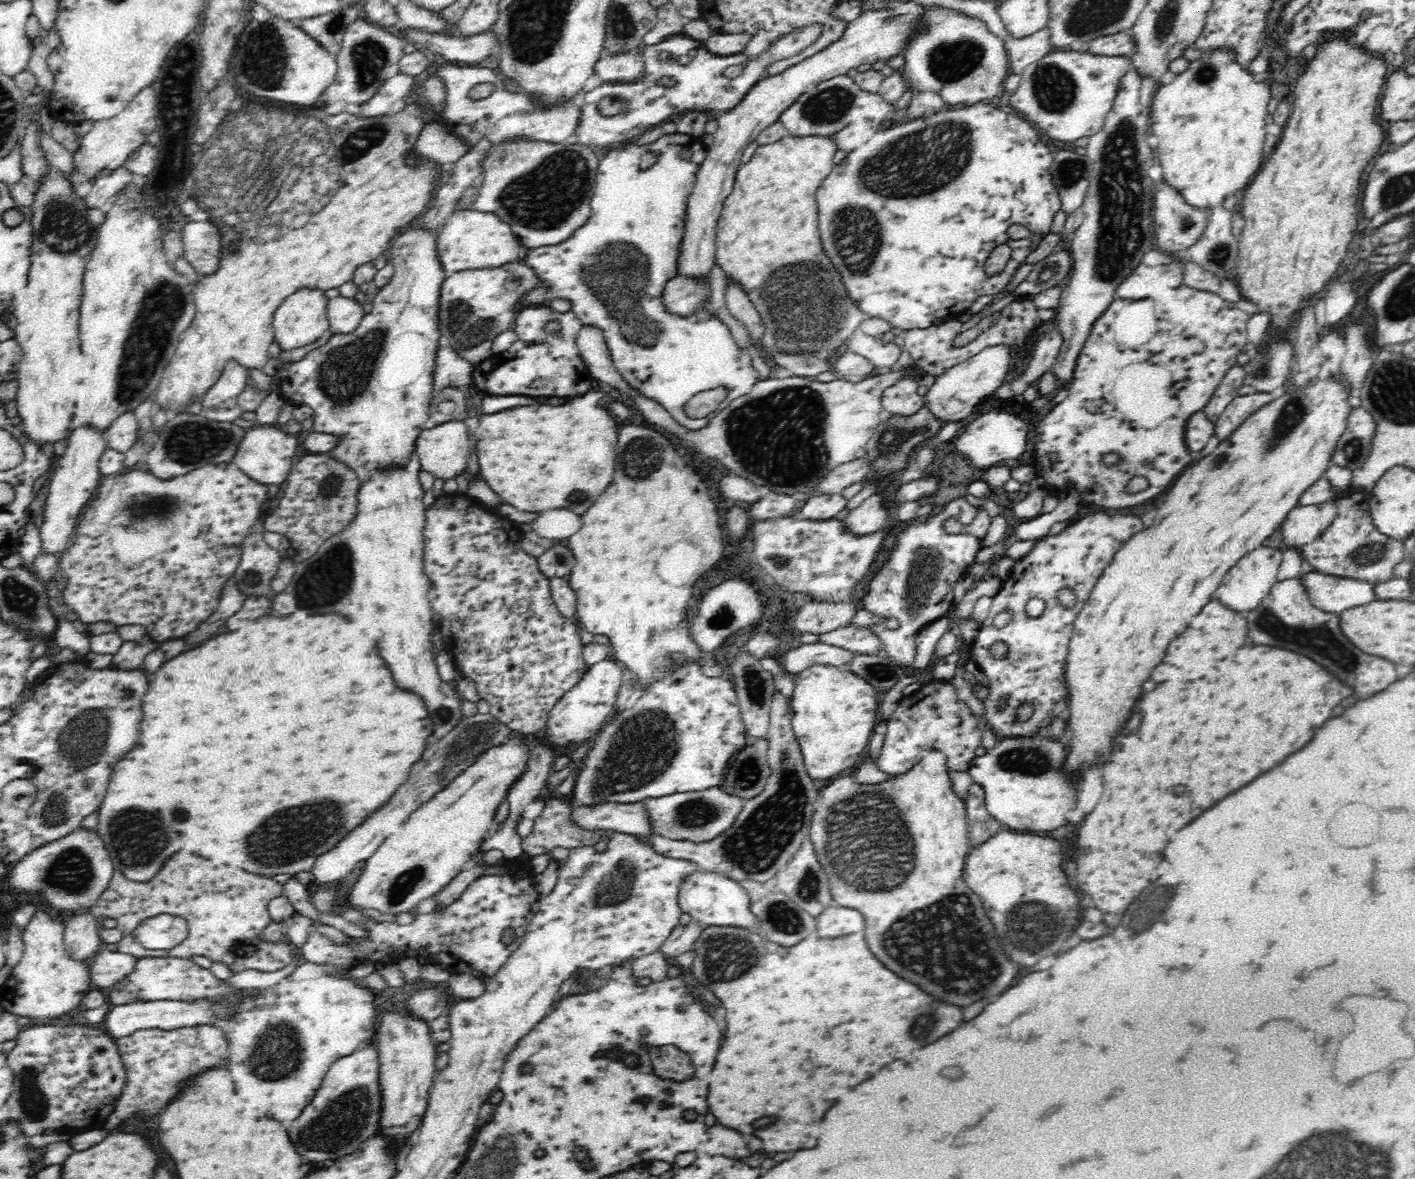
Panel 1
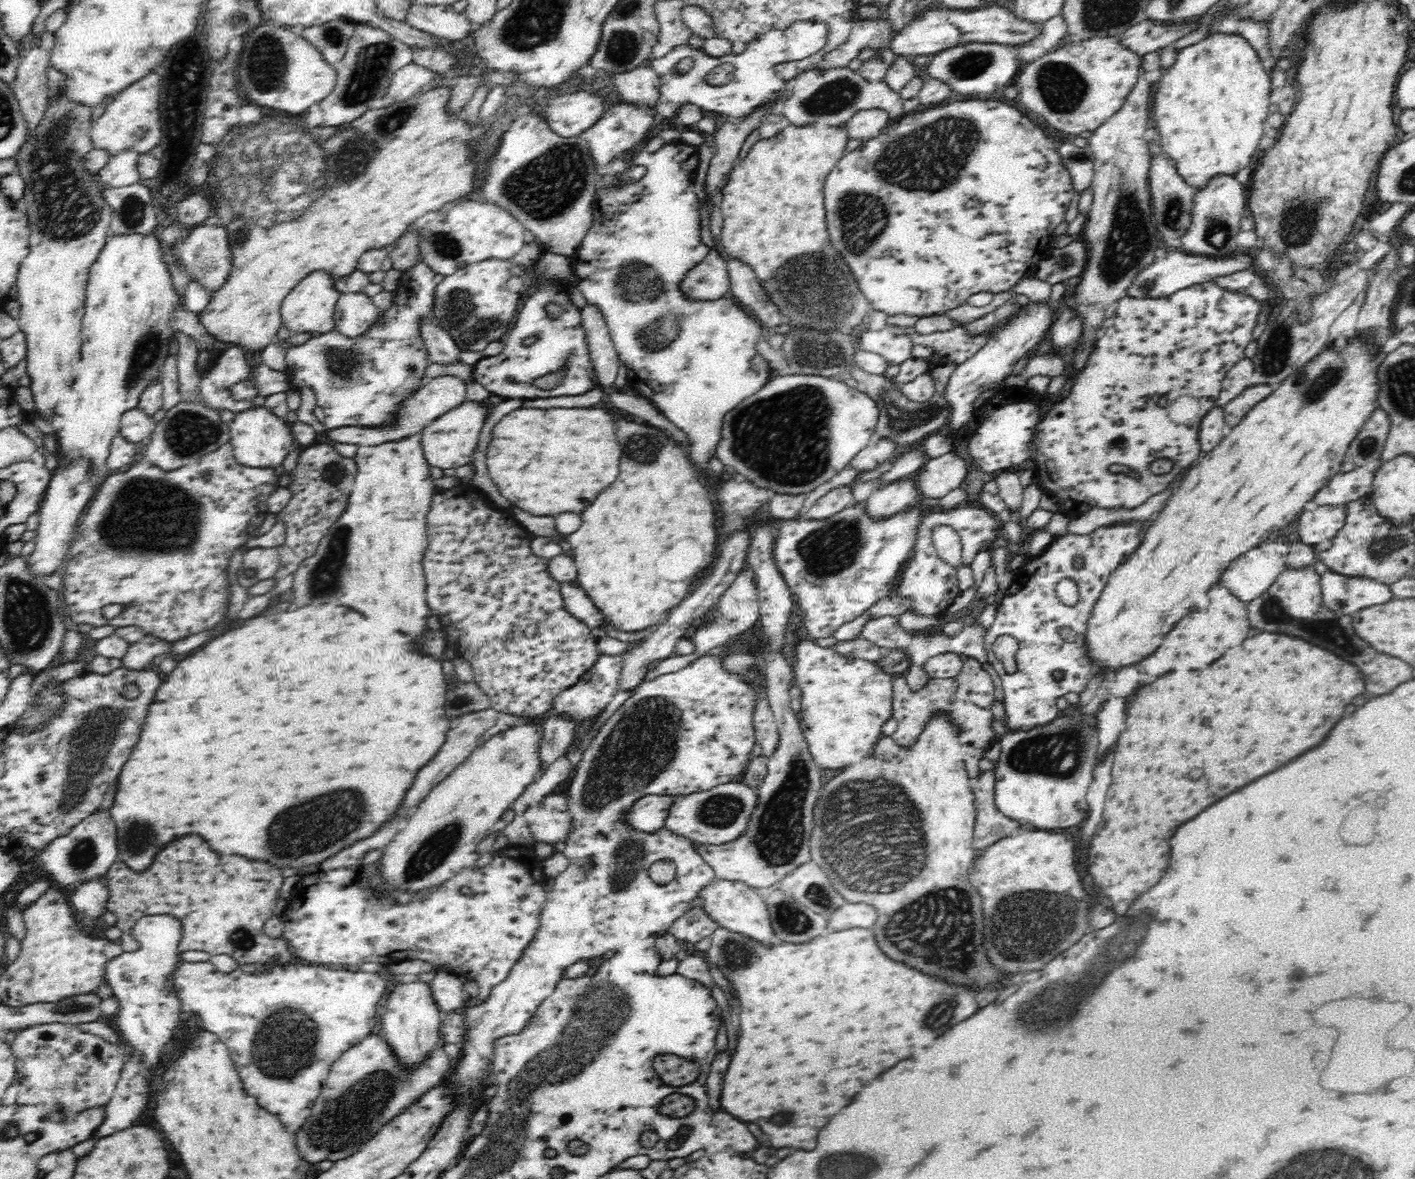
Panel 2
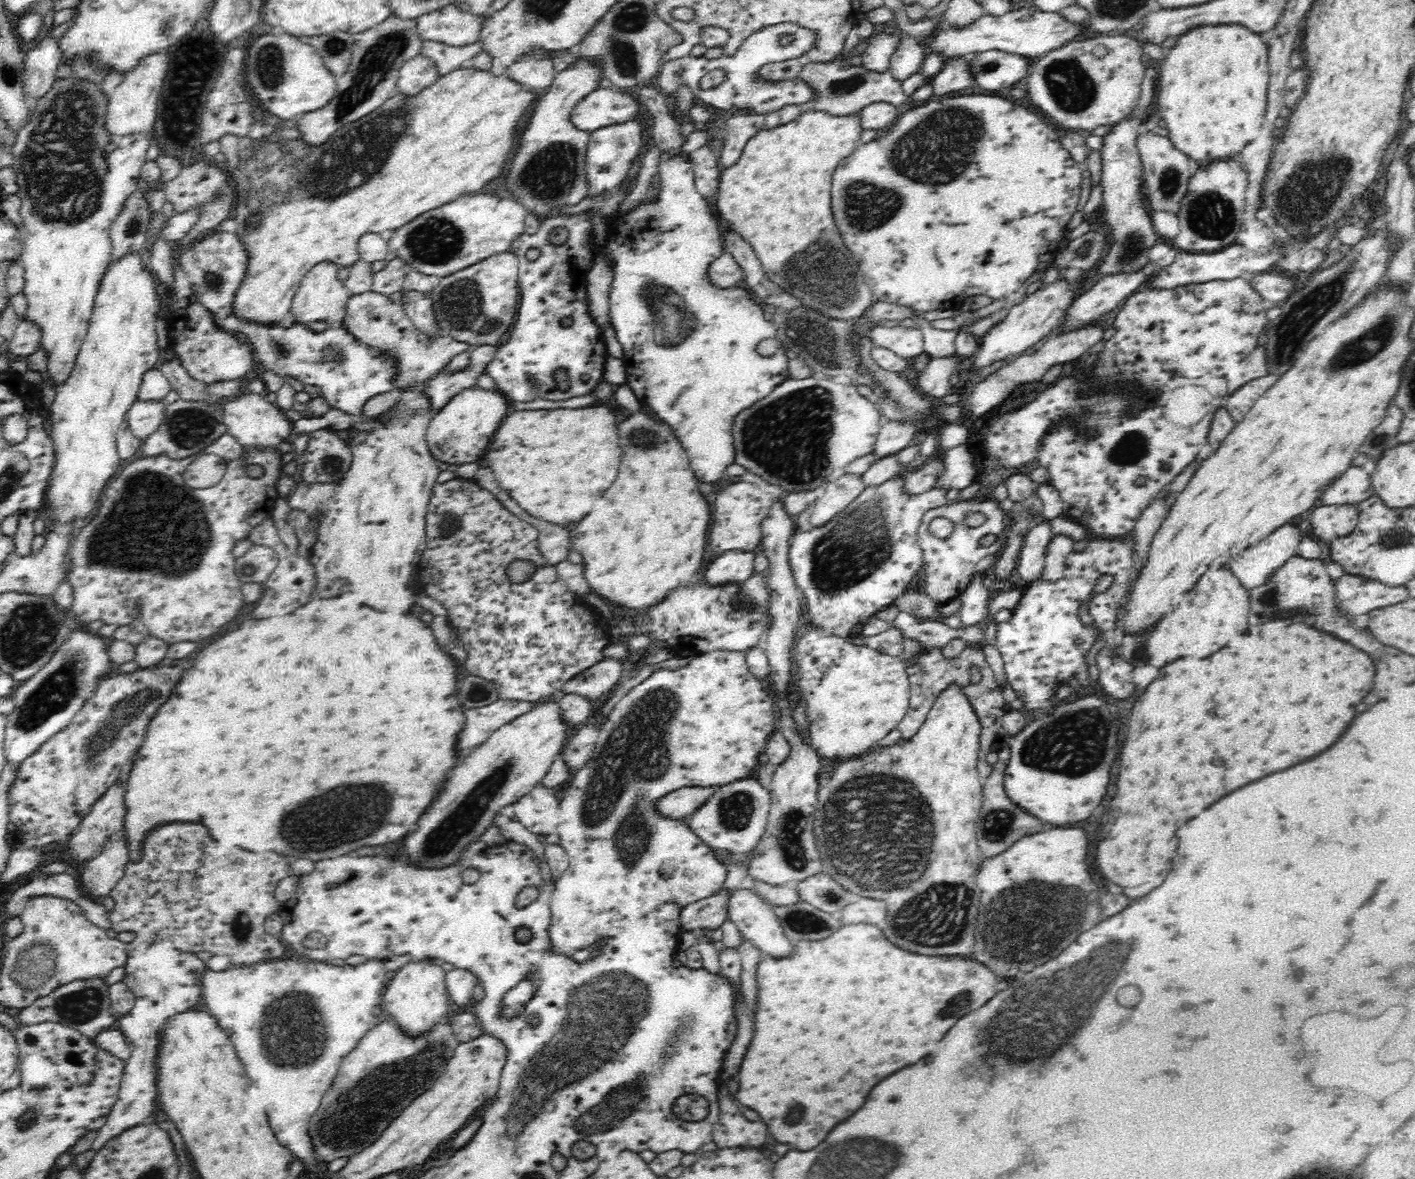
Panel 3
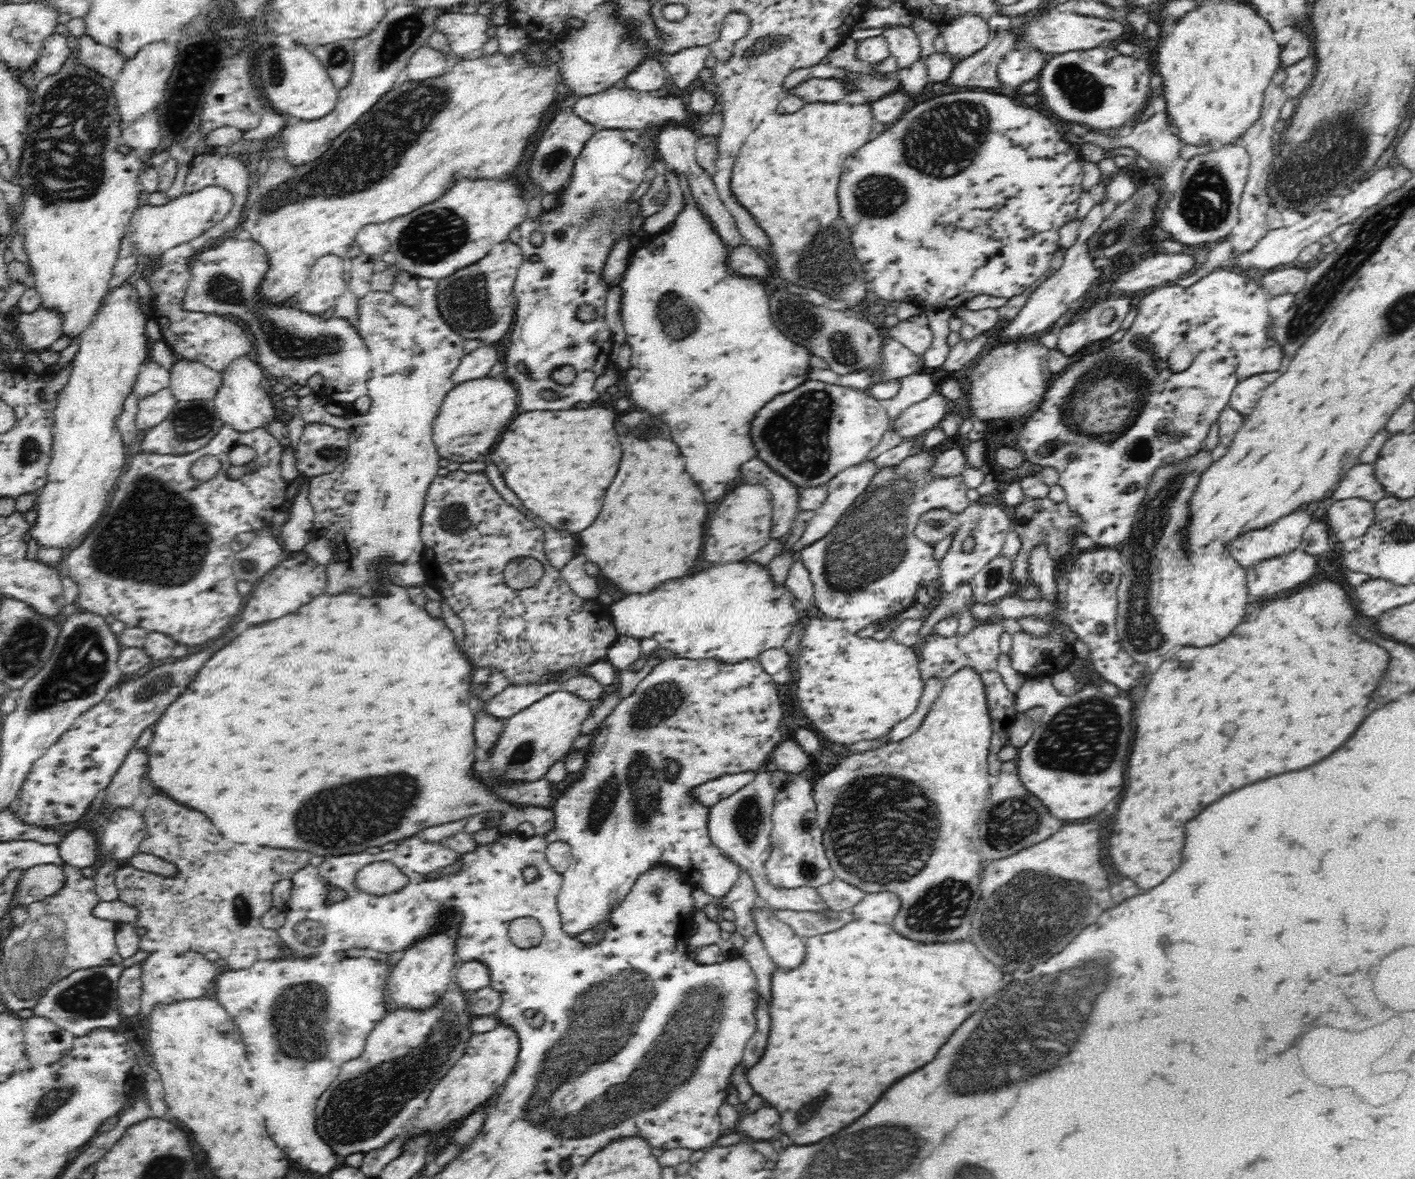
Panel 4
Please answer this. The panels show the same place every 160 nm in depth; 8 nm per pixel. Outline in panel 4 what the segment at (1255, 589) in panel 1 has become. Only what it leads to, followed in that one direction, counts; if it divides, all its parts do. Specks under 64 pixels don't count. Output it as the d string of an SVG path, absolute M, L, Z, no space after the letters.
M1304 508L1291 511L1261 529L1252 529L1230 541L1230 552L1246 568L1253 562L1277 557L1301 546L1305 530L1312 524L1312 514Z

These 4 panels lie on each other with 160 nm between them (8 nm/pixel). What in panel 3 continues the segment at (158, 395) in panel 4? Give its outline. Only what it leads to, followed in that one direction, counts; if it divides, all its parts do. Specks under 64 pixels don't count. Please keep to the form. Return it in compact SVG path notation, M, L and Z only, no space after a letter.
M164 399L134 401L126 414L132 433L141 440L152 434L162 425L167 405Z

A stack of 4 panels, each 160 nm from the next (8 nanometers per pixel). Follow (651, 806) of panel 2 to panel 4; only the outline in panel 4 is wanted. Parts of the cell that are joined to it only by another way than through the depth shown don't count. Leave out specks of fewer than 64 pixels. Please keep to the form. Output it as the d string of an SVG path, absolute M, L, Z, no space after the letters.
M757 771L737 772L736 774L725 774L713 781L706 782L705 785L698 786L696 795L698 801L702 801L706 806L712 807L720 800L736 794L747 784L756 778Z

